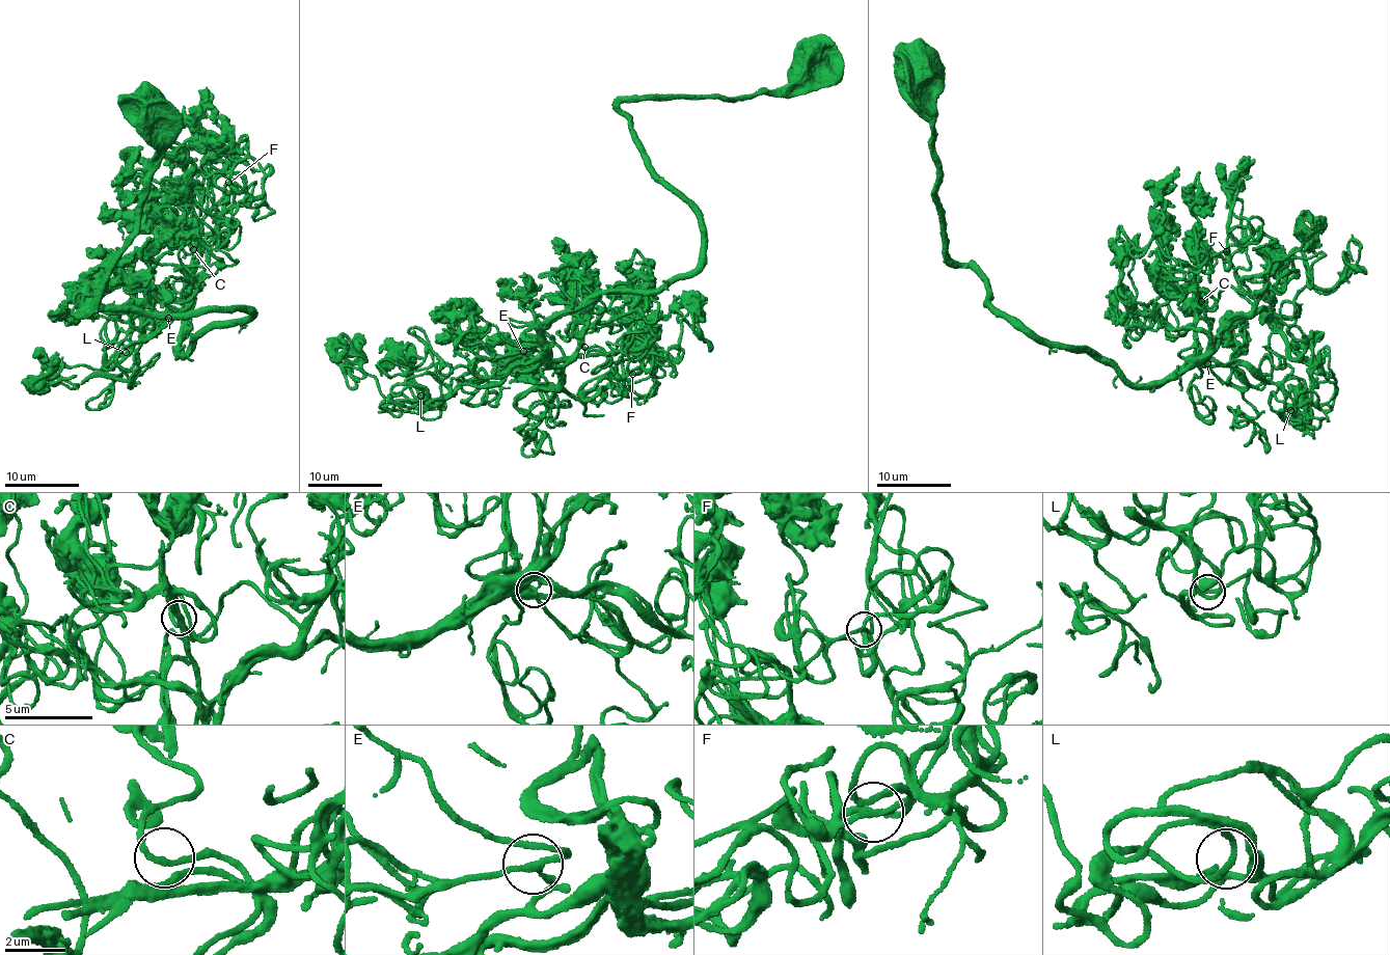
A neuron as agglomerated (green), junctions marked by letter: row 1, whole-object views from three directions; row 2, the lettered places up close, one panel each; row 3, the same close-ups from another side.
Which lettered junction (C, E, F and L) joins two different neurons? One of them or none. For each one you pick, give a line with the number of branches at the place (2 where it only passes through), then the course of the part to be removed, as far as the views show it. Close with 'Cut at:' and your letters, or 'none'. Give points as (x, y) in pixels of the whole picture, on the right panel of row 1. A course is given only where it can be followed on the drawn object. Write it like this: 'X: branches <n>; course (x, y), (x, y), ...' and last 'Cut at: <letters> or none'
Cut at: none

